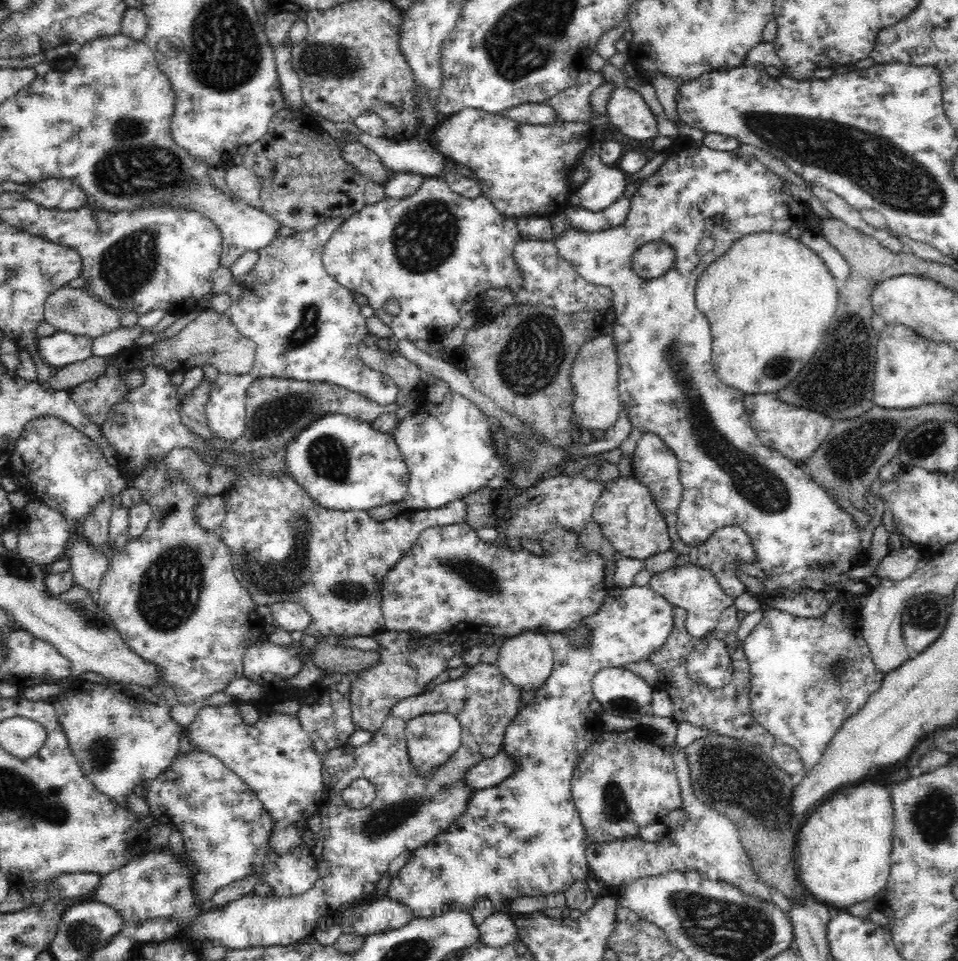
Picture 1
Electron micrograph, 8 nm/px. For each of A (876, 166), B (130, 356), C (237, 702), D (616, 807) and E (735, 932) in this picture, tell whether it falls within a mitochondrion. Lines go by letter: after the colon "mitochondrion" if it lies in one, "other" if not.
A: mitochondrion
B: other
C: other
D: mitochondrion
E: mitochondrion

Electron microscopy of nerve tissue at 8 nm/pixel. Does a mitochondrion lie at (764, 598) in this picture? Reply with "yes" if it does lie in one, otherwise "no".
no

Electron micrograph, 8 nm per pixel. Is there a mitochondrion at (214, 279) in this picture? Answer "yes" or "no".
no

